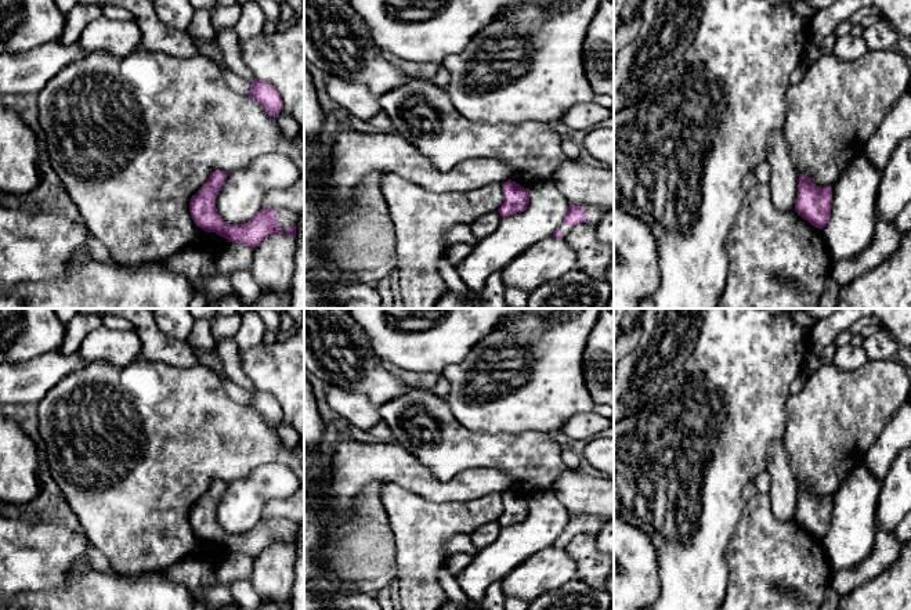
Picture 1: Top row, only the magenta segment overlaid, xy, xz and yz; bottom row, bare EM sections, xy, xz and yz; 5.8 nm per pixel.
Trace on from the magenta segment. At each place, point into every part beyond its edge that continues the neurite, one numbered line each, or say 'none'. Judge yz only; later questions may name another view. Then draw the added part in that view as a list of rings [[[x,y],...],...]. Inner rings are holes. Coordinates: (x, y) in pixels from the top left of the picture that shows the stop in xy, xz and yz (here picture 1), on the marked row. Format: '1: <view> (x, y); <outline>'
none

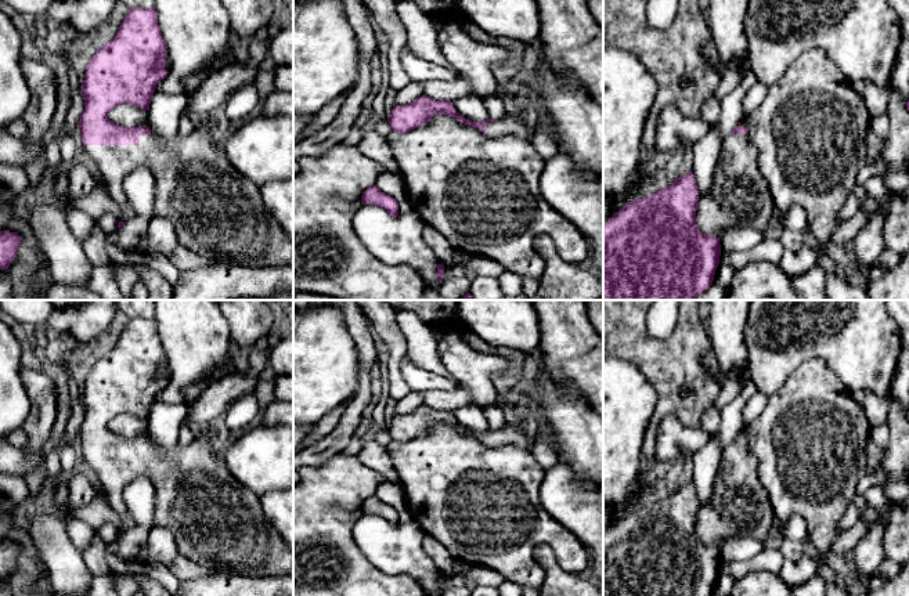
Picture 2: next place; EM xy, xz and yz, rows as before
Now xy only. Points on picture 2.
1: xy (216, 212); [[[198,126],[188,136],[174,134],[167,140],[141,134],[137,145],[86,145],[86,149],[102,173],[108,195],[130,217],[134,210],[125,194],[123,180],[138,167],[151,171],[154,217],[170,221],[178,245],[227,266],[293,266],[293,239],[263,203],[260,187],[235,170],[224,149],[213,142],[208,126]]]

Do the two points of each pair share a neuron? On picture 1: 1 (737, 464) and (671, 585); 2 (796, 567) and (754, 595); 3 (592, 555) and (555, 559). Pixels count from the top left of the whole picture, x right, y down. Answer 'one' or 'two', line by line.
1: one
2: one
3: two

